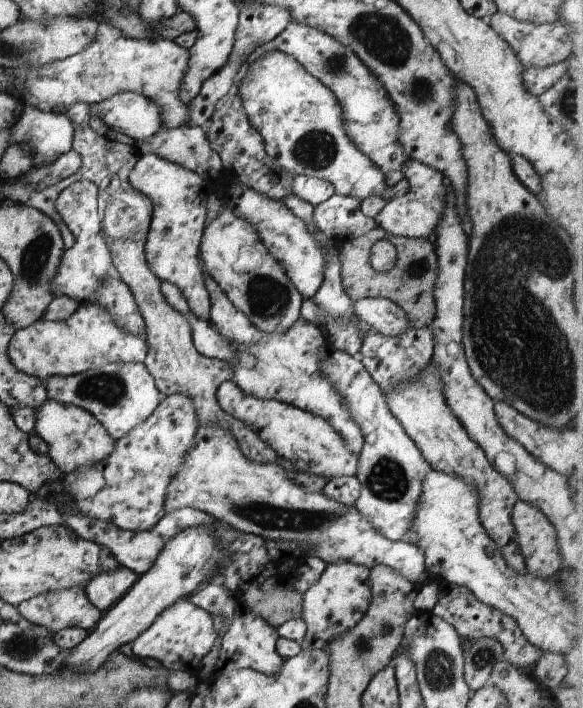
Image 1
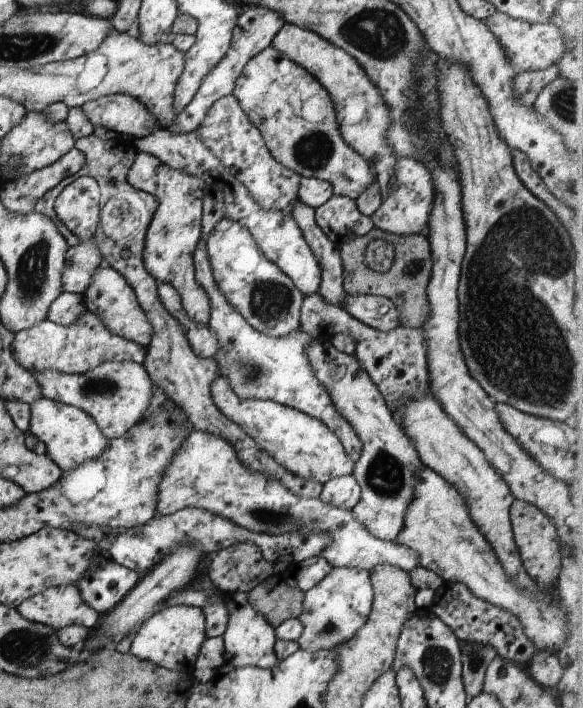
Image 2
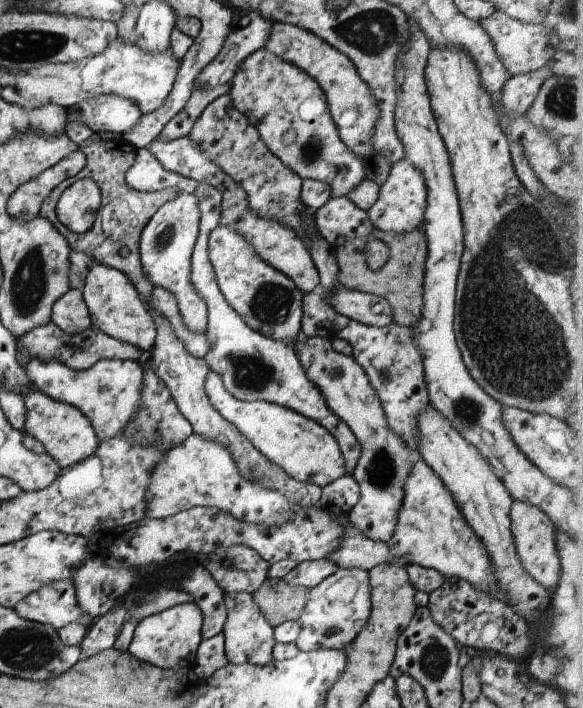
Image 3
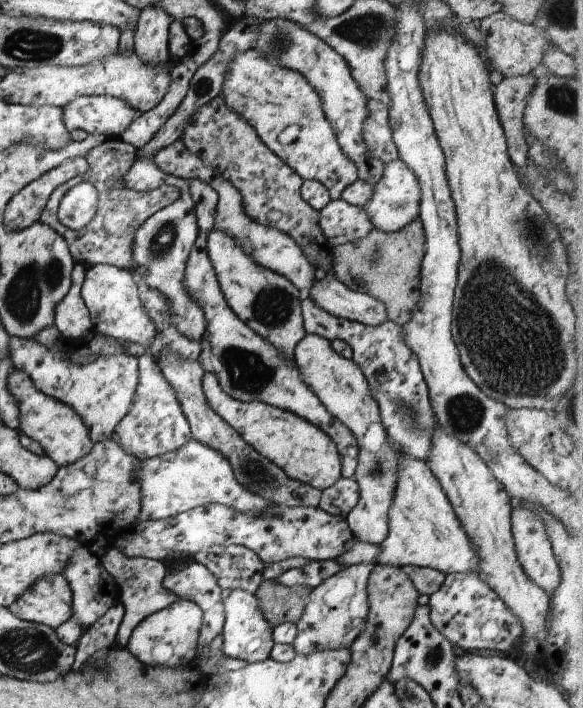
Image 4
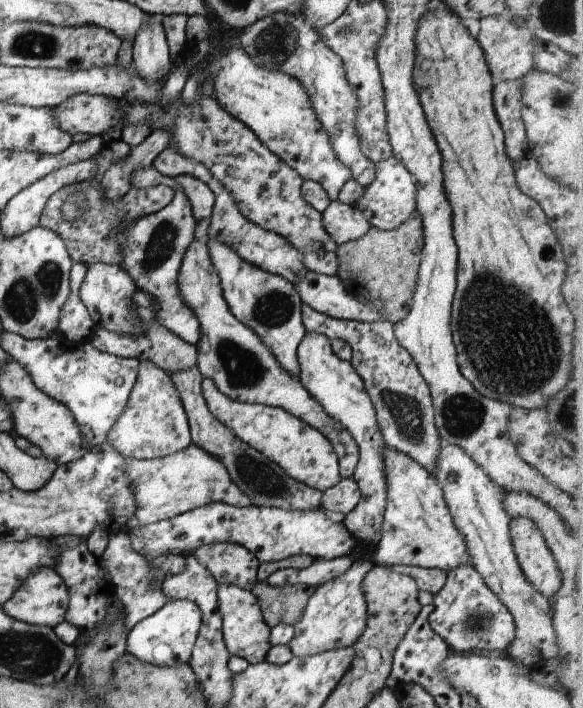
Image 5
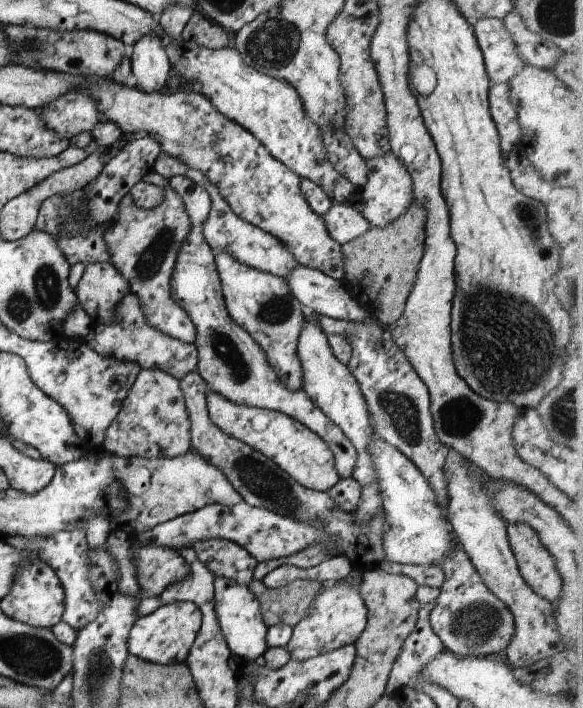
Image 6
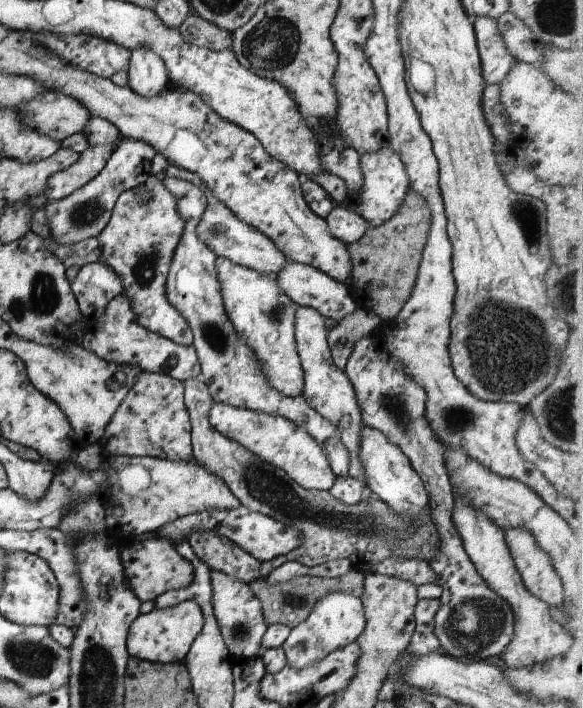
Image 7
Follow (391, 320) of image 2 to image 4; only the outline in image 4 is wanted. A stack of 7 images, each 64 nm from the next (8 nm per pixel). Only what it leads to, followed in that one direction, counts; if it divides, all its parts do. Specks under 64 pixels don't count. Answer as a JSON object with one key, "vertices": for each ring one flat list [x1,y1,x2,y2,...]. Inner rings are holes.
{"vertices":[[328,272,324,279,316,278,314,287,308,290,307,293,304,293,304,297,310,298,320,308,330,312,330,314,337,318,349,319,350,321,373,326,379,326,389,321,387,318,387,308,380,300,347,288,333,276,332,272]]}

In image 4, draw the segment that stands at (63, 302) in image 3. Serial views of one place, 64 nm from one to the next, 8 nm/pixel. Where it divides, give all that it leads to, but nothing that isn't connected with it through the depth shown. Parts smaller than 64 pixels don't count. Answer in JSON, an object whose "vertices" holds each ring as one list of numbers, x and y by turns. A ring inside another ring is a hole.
{"vertices":[[77,263,71,273,71,288,66,297,56,306,55,325,65,342,80,339,94,332,90,312,81,296,81,287,87,274,87,266]]}

